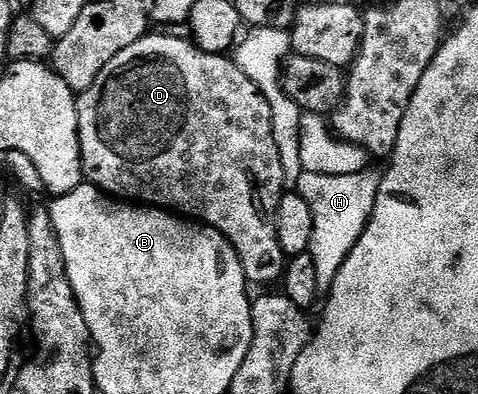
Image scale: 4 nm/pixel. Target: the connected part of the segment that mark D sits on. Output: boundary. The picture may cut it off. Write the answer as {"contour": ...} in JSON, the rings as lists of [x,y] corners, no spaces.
{"contour":[[[150,32],[142,39],[129,44],[118,55],[113,56],[103,71],[96,76],[95,83],[77,99],[79,114],[79,144],[82,153],[83,176],[89,185],[97,186],[105,194],[131,204],[145,204],[163,210],[169,210],[179,216],[185,216],[204,226],[210,226],[220,231],[236,248],[236,256],[240,256],[240,264],[246,273],[247,283],[274,282],[277,283],[286,272],[287,256],[278,243],[276,232],[276,212],[284,193],[286,181],[284,168],[280,164],[280,152],[276,148],[274,135],[274,117],[268,100],[260,92],[260,88],[246,73],[239,68],[233,57],[226,54],[209,54],[193,41],[185,37],[177,38],[174,32]]]}

